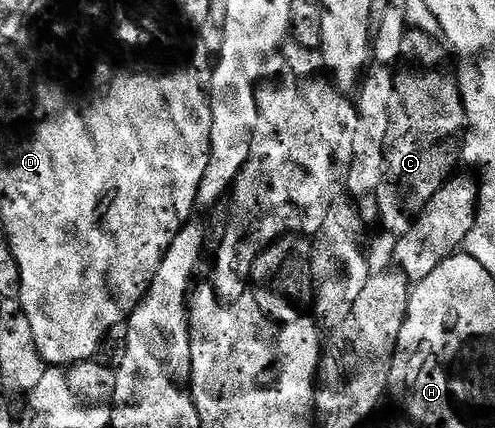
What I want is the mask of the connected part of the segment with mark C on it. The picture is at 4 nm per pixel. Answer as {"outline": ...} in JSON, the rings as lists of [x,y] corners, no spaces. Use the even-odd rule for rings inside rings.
{"outline":[[[415,28],[405,31],[400,60],[395,67],[394,96],[390,96],[390,120],[384,141],[384,171],[378,184],[378,222],[392,236],[402,235],[412,227],[422,208],[430,204],[430,196],[434,196],[434,192],[438,192],[438,188],[453,177],[456,162],[458,166],[462,158],[462,139],[468,117],[460,95],[460,79],[445,43],[435,33],[432,34]]]}

